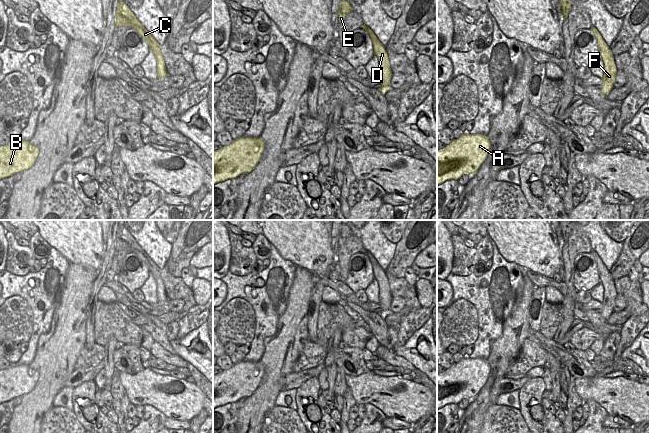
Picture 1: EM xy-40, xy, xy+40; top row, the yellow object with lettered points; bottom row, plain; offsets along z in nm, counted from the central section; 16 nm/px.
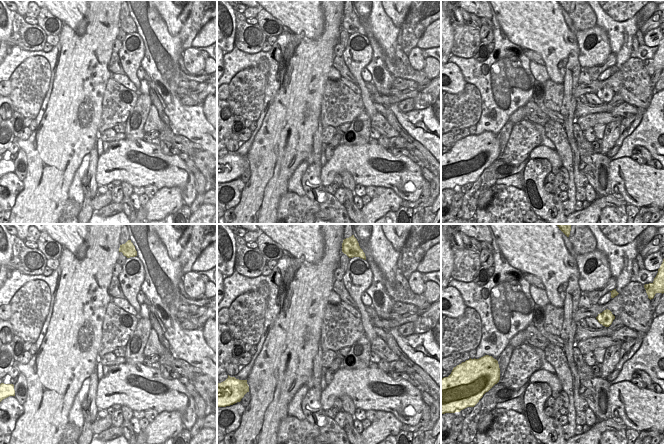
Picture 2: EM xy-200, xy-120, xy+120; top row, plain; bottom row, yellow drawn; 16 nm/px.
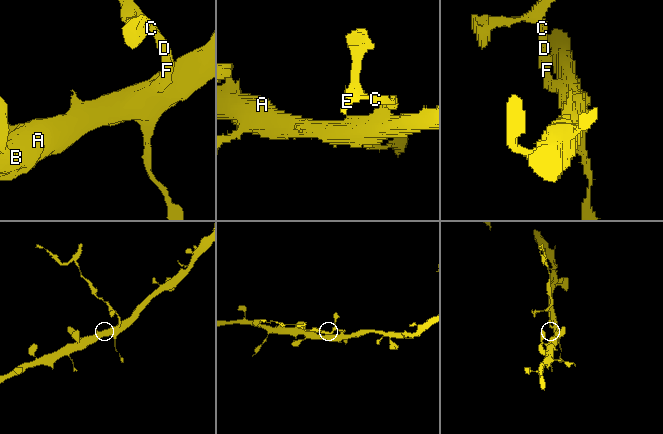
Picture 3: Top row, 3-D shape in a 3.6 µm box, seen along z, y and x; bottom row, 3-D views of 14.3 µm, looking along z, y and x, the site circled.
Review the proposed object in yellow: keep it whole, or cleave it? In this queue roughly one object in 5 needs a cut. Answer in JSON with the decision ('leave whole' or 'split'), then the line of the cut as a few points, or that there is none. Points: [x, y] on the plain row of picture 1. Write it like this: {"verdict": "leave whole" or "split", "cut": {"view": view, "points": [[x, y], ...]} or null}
{"verdict": "split", "cut": {"view": "xy", "points": [[379, 303], [390, 312]]}}

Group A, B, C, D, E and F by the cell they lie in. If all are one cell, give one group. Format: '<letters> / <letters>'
A B / C D E F

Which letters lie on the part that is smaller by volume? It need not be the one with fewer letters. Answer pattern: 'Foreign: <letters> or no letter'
Foreign: C, D, E, F

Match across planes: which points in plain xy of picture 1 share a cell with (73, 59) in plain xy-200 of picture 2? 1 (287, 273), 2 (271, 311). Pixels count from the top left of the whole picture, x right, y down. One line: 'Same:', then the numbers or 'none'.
Same: none

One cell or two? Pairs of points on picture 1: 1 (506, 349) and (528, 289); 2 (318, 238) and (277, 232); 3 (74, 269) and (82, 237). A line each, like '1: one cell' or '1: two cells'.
1: one cell
2: one cell
3: two cells

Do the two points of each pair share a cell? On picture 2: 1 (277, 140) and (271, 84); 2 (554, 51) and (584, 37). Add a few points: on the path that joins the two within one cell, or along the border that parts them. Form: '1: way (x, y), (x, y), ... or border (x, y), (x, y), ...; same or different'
1: border (279, 77), (279, 89), (262, 121); different
2: border (564, 21), (575, 35), (579, 52); different

